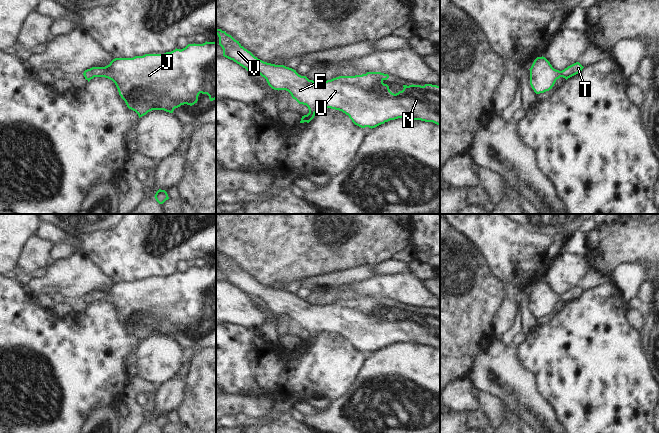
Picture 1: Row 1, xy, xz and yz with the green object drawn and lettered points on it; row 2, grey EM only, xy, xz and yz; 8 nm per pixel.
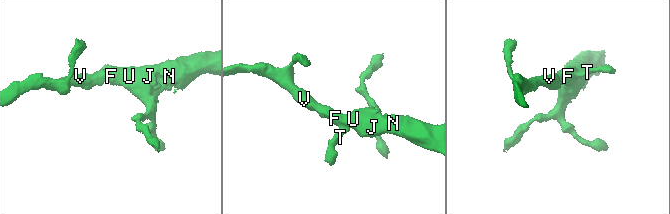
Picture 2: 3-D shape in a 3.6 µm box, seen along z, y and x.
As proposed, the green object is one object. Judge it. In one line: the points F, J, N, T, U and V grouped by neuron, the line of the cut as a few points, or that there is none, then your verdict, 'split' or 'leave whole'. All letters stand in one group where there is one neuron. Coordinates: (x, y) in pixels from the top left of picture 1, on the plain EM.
F J N T U V; no cut; leave whole

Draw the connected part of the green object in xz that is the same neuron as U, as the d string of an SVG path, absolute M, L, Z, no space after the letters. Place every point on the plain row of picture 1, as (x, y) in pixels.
M216 253L219 269L223 273L223 280L233 284L247 295L258 296L264 301L268 309L274 314L286 314L299 328L309 333L307 339L302 340L300 347L309 347L320 332L331 332L342 335L352 346L361 351L375 352L390 344L410 342L425 346L433 346L440 350L440 309L425 308L403 309L403 314L394 318L383 305L389 302L381 296L367 296L355 300L339 300L325 306L315 306L306 300L299 299L296 294L284 289L264 286L245 273L239 265L221 253Z

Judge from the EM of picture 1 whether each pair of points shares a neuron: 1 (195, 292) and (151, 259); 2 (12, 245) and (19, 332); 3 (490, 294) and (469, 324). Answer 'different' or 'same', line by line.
1: different
2: different
3: same

